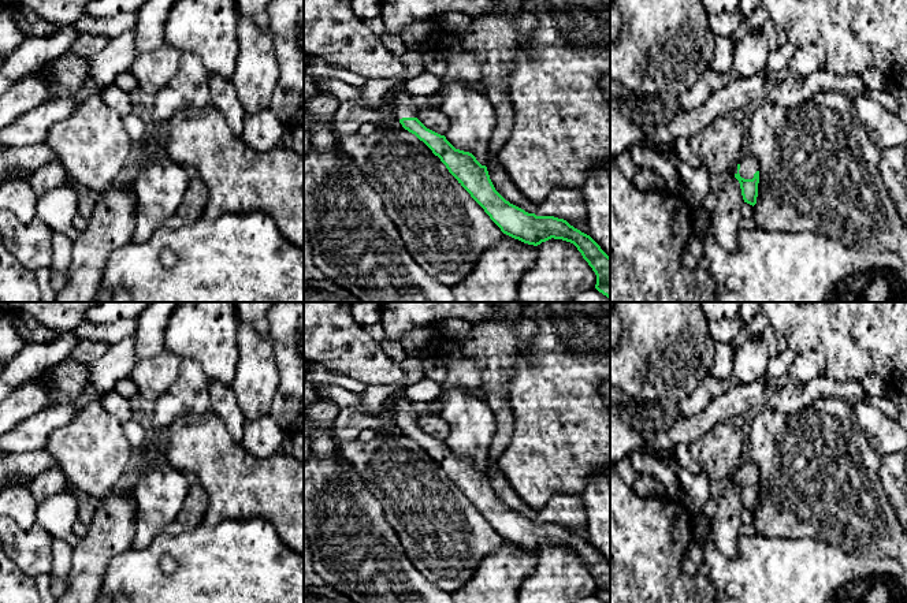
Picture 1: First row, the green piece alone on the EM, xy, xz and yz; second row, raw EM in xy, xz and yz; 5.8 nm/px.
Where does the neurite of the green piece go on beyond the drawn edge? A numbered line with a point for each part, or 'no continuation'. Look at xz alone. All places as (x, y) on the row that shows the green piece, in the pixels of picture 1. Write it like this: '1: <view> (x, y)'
1: xz (333, 32)

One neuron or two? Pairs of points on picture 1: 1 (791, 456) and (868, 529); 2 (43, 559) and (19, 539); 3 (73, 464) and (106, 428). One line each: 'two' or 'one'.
1: one
2: one
3: one

